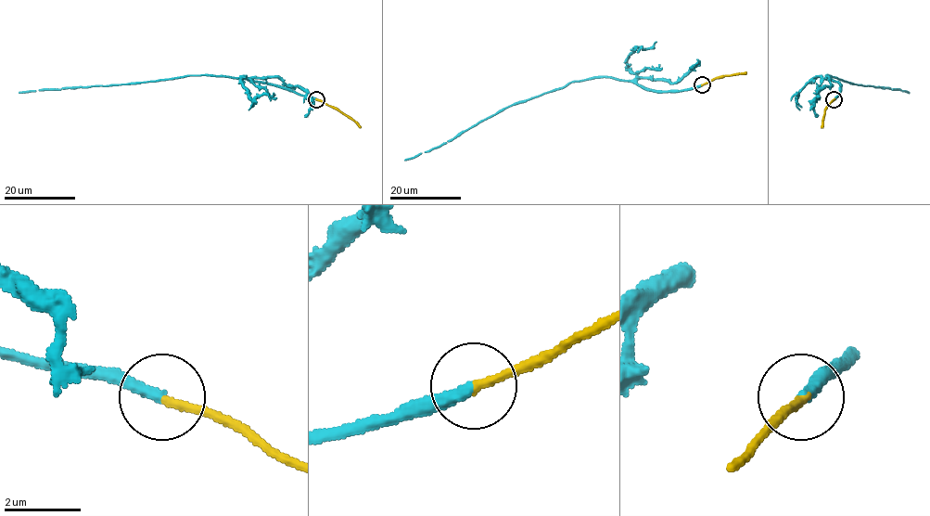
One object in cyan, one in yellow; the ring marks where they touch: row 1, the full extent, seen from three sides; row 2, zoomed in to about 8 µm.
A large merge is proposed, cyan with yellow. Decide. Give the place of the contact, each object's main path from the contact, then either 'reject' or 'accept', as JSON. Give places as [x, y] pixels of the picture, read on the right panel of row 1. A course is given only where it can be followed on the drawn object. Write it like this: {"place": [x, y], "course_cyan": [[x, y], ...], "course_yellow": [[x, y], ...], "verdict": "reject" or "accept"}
{"place": [834, 99], "course_cyan": [[834, 99], [840, 93], [840, 84], [825, 75], [864, 85], [910, 93]], "course_yellow": [[834, 99], [825, 108], [821, 127]], "verdict": "accept"}

